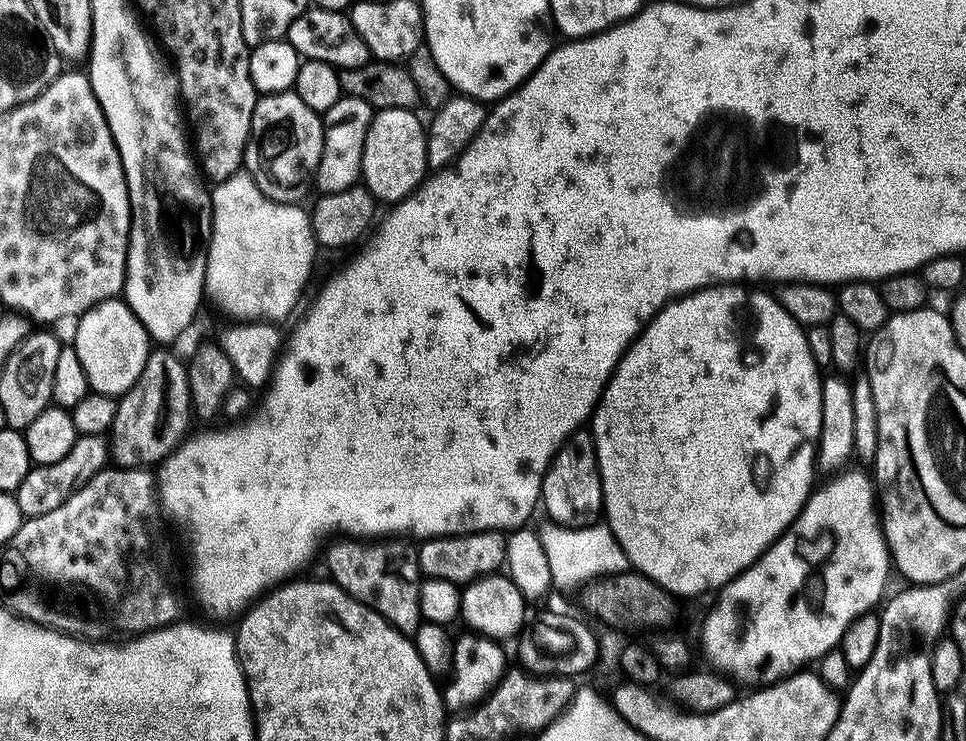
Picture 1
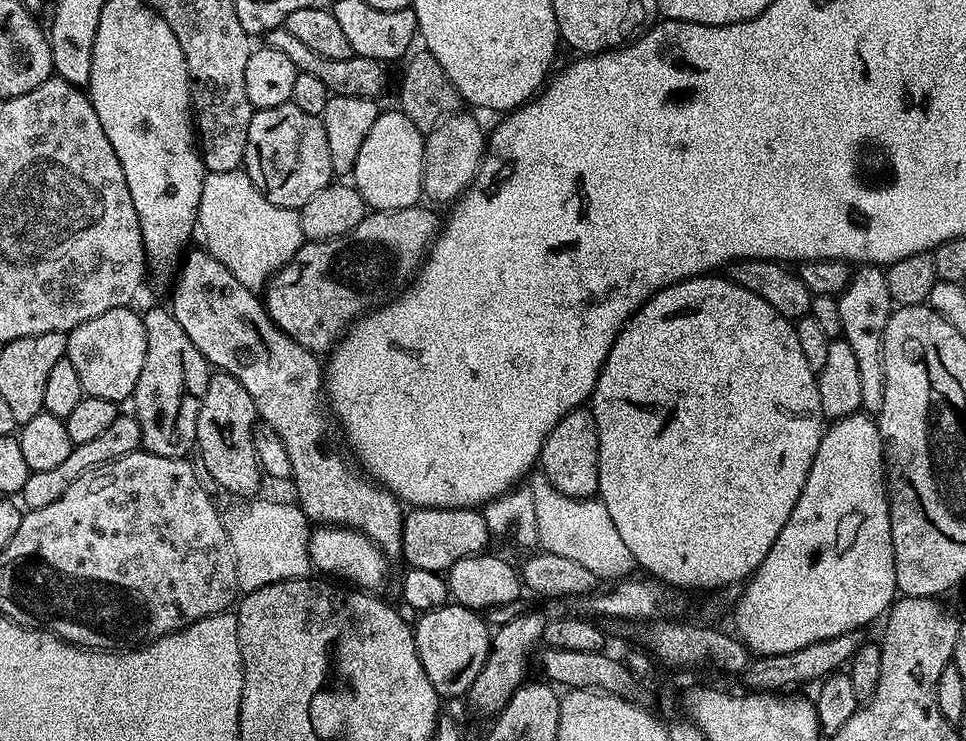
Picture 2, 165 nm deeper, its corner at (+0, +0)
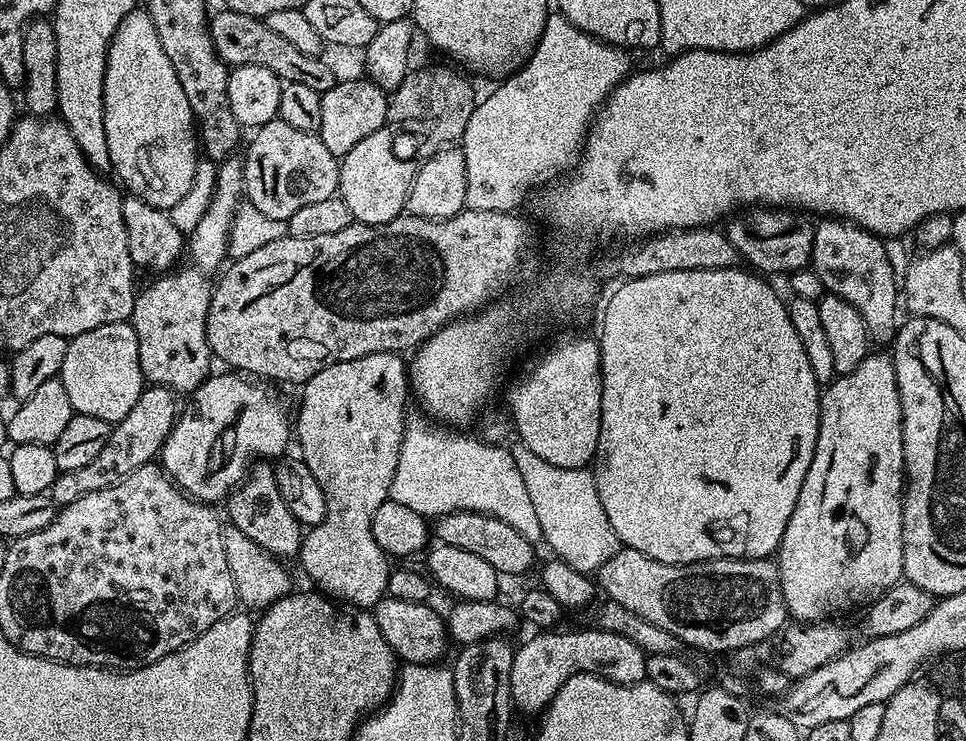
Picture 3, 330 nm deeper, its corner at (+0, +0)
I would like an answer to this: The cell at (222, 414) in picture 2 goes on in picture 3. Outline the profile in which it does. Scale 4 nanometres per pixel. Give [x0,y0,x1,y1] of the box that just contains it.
[226,462,302,558]

